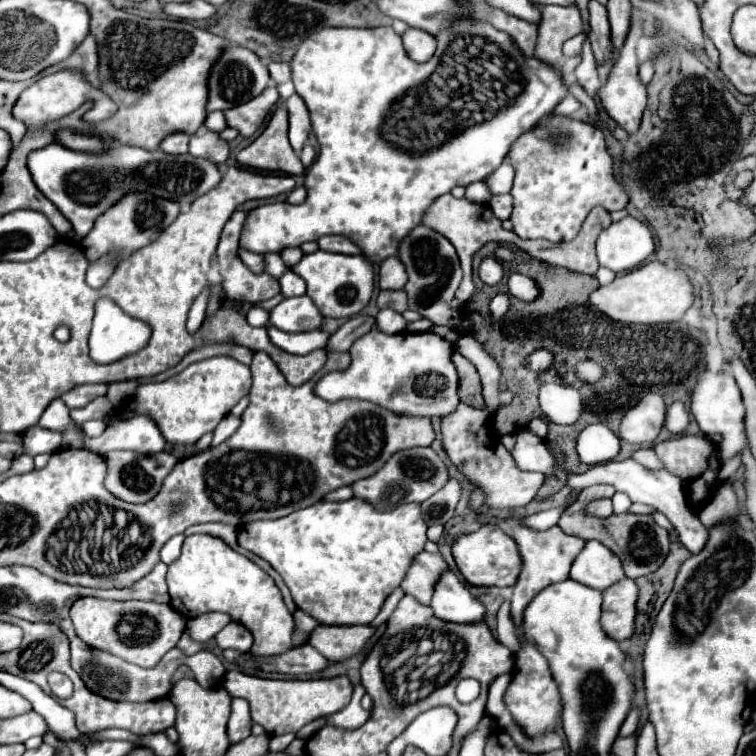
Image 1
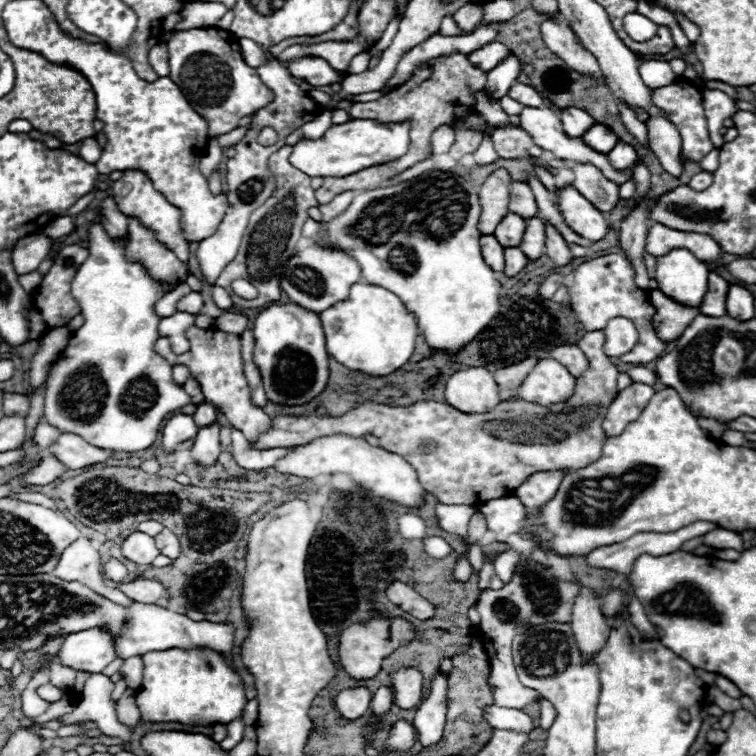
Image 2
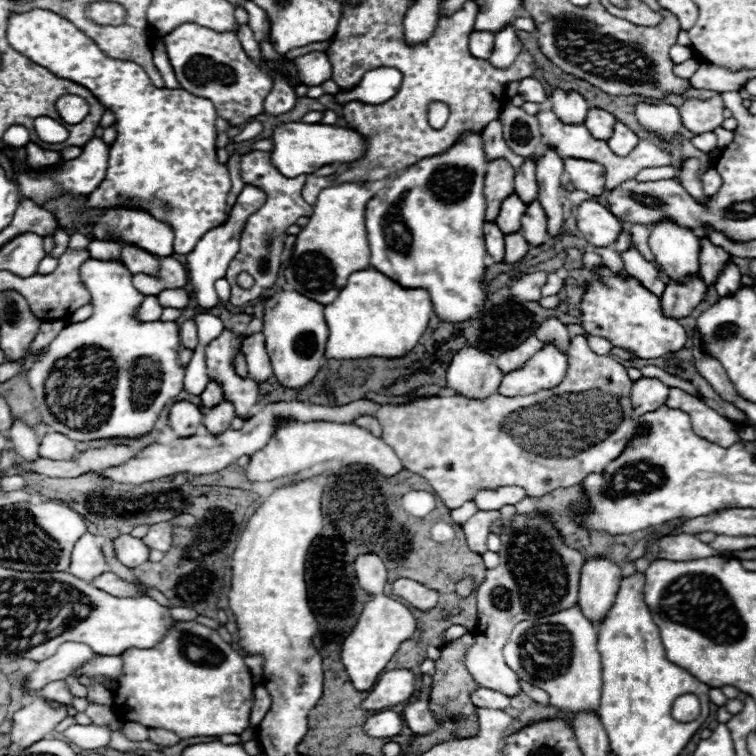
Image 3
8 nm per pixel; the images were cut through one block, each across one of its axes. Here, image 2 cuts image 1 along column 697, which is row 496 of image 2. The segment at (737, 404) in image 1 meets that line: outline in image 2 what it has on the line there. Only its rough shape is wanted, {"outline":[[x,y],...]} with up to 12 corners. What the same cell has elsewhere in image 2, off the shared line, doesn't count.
{"outline":[[364,438],[298,444],[280,474],[348,474],[402,506],[422,504],[414,468]]}

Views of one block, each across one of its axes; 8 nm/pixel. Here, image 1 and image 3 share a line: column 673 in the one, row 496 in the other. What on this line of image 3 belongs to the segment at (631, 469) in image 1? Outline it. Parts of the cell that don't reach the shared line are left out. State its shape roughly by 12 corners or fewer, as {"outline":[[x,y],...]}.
{"outline":[[518,486],[484,488],[474,496],[478,510],[500,510],[526,496]]}

